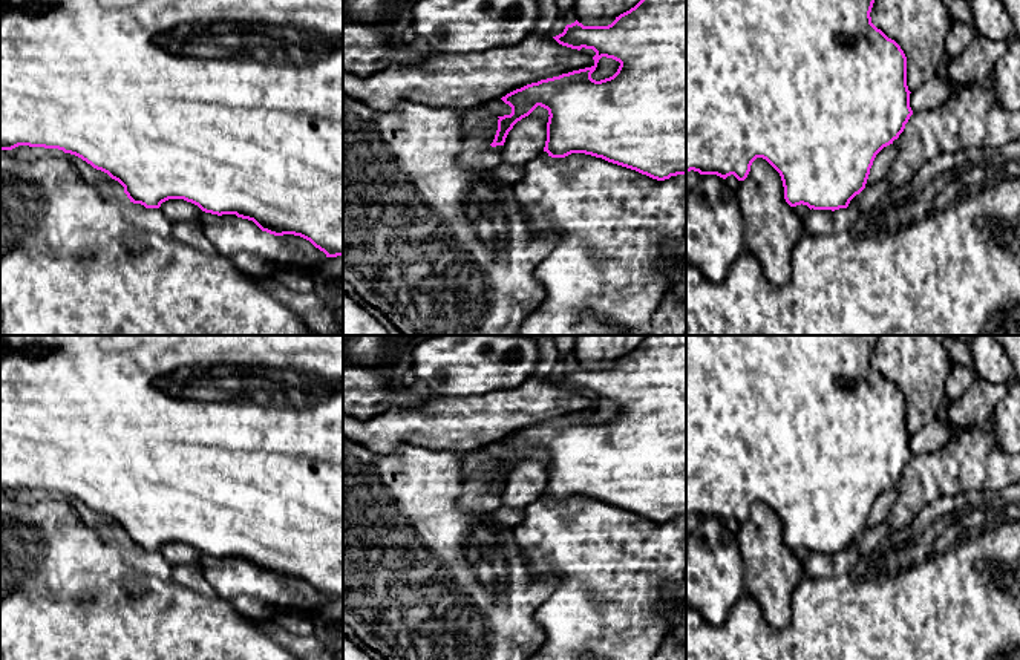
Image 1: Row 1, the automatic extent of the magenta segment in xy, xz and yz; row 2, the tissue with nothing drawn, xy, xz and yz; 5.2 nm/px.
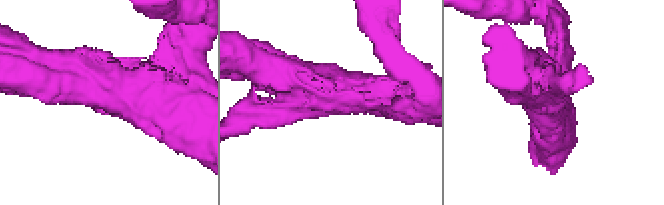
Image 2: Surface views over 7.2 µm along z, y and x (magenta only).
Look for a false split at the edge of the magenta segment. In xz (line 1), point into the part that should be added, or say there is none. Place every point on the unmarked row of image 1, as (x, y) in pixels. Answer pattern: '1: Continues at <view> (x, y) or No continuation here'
1: No continuation here

